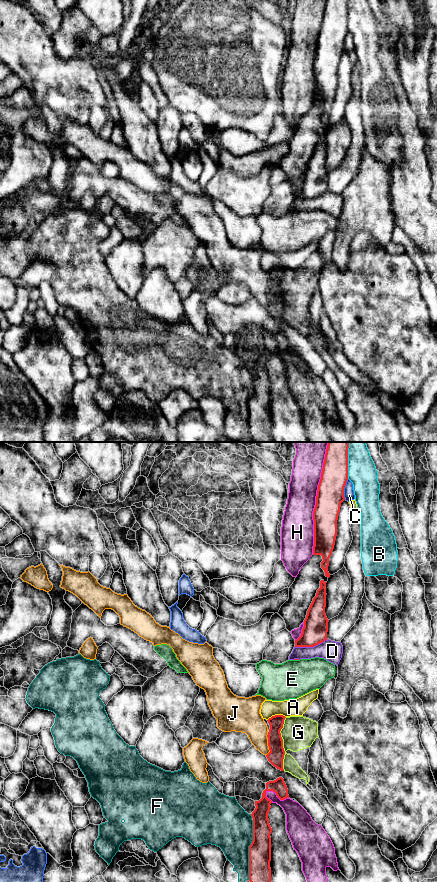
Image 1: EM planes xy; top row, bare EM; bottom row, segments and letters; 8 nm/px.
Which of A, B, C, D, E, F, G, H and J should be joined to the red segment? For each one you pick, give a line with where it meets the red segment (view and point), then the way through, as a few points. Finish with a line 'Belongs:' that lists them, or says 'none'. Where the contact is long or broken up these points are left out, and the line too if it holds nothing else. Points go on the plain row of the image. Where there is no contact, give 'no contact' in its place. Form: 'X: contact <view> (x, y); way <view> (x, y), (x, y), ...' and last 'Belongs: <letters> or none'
Belongs: none

